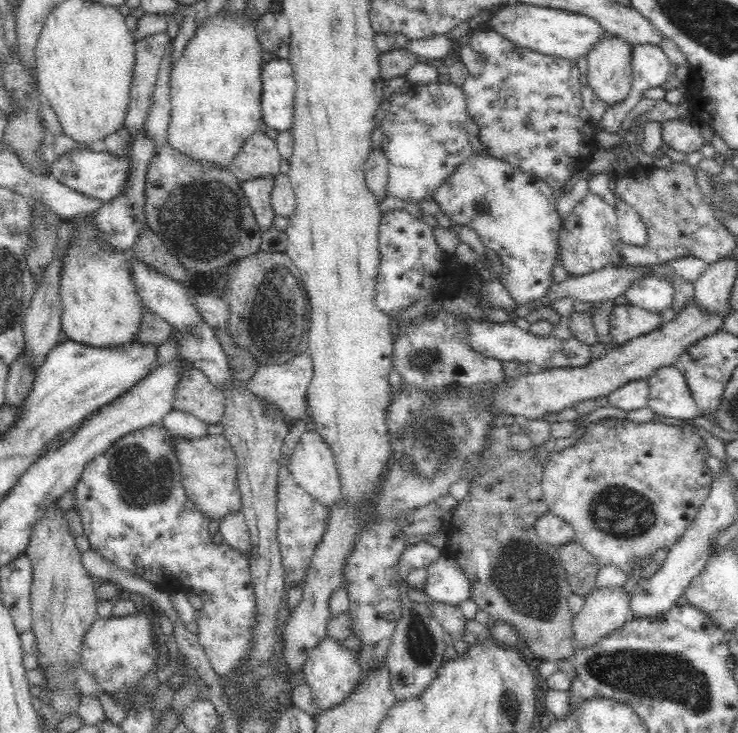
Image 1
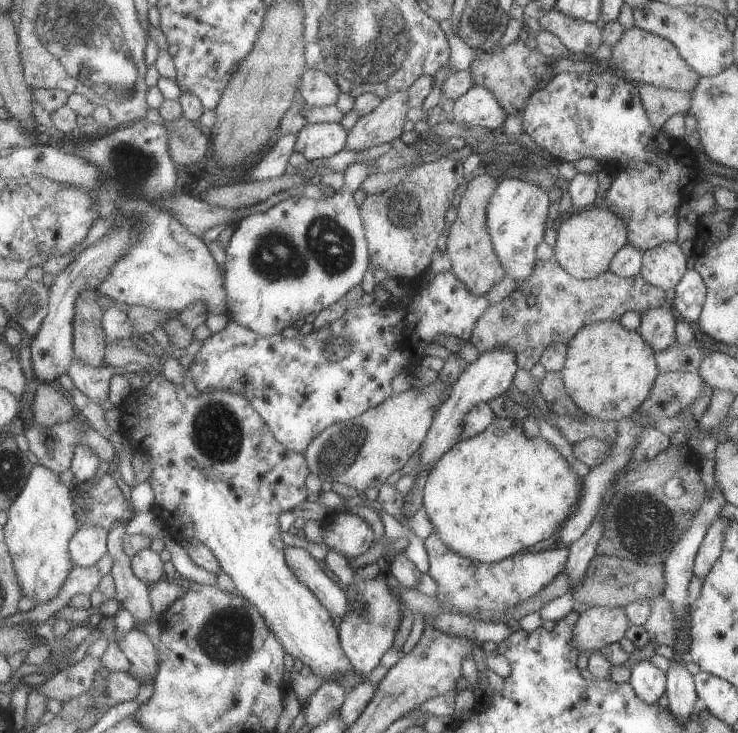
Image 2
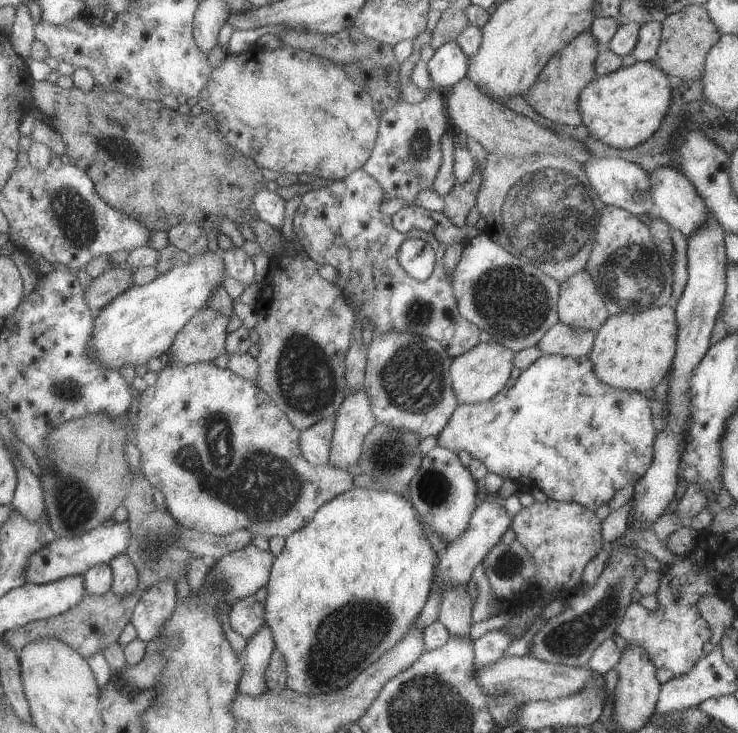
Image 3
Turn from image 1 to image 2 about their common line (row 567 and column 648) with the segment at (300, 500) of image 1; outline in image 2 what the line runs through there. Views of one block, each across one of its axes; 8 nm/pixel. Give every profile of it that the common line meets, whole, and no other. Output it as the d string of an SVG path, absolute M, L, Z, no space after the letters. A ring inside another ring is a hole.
M554 257L549 260L536 260L533 272L525 278L516 282L516 287L499 304L489 304L487 310L479 316L473 327L470 343L475 347L478 354L495 350L495 348L507 348L515 354L517 369L529 370L533 364L538 362L543 350L555 342L566 345L568 340L583 326L591 322L601 320L619 321L621 316L631 310L641 313L649 308L657 308L667 305L665 291L645 282L640 274L621 278L615 276L607 269L605 272L589 279L578 279L567 274Z

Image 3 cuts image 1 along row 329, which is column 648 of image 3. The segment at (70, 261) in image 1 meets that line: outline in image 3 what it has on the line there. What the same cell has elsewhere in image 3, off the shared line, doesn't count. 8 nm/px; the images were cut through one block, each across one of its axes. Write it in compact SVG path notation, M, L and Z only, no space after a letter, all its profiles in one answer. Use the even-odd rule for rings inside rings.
M637 61L633 66L596 77L579 94L578 110L588 134L615 149L638 146L648 140L661 125L672 102L667 75L656 64Z

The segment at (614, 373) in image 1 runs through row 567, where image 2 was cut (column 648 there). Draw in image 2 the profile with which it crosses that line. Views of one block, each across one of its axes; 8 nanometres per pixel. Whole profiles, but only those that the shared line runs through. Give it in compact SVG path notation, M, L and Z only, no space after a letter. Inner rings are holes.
M669 305L644 310L635 329L656 352L675 342L674 326L678 318Z

